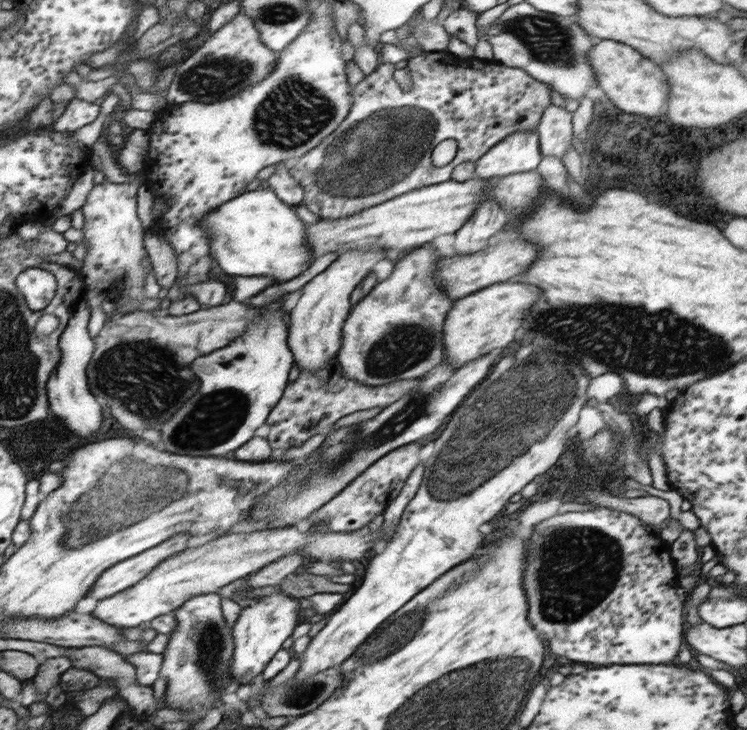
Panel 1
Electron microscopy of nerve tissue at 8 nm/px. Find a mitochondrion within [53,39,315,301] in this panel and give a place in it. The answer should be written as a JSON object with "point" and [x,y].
{"point":[215,76]}

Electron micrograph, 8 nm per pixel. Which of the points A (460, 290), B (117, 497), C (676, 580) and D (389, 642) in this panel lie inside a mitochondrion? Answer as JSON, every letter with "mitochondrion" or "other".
{"A":"other","B":"mitochondrion","C":"other","D":"mitochondrion"}

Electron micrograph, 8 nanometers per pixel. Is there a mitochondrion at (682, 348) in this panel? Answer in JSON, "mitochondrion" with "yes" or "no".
{"mitochondrion":"yes"}

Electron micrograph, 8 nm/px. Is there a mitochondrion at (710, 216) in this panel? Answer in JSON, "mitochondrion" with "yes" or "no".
{"mitochondrion":"no"}

